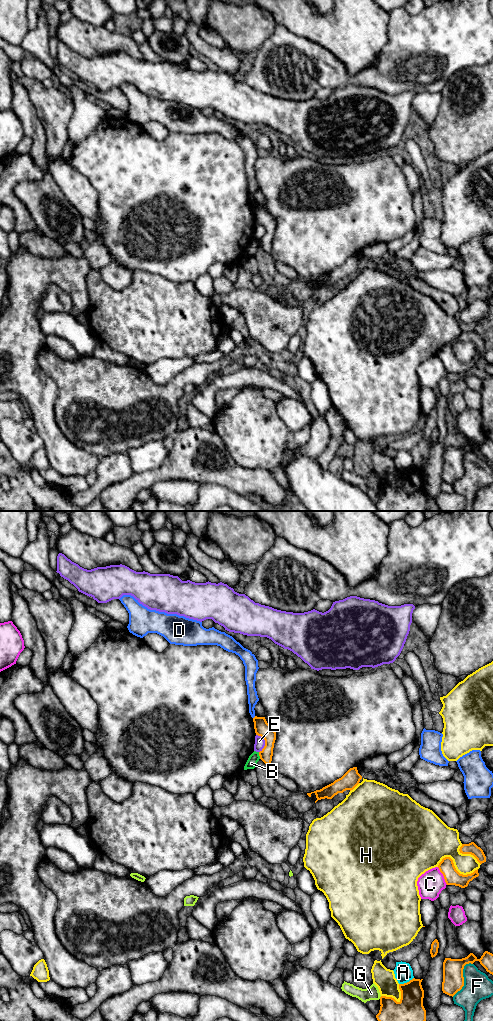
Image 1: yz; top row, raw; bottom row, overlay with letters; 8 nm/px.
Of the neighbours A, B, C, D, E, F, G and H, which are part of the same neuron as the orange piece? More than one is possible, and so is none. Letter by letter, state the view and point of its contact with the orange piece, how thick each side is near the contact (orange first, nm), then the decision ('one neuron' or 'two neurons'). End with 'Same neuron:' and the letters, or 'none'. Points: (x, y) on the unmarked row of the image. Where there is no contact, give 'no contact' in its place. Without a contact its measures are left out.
A: yz (407, 470) | 240/150 nm | two neurons
B: yz (259, 243) | 120/90 nm | two neurons
C: yz (443, 363) | 130/200 nm | two neurons
D: yz (254, 205) | 120/80 nm | two neurons
E: yz (265, 230) | 120/80 nm | two neurons
F: yz (463, 466) | 170/220 nm | two neurons
G: yz (380, 485) | 320/110 nm | two neurons
H: yz (454, 355) | 130/280 nm | two neurons
Same neuron: none

